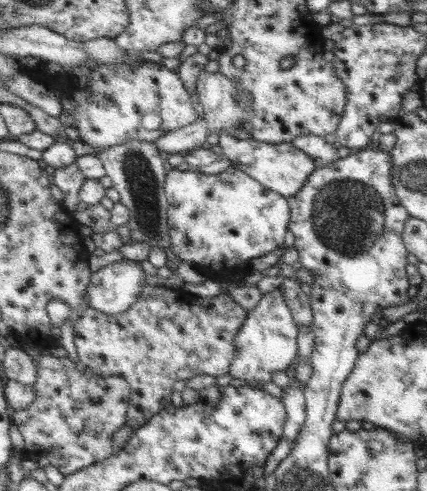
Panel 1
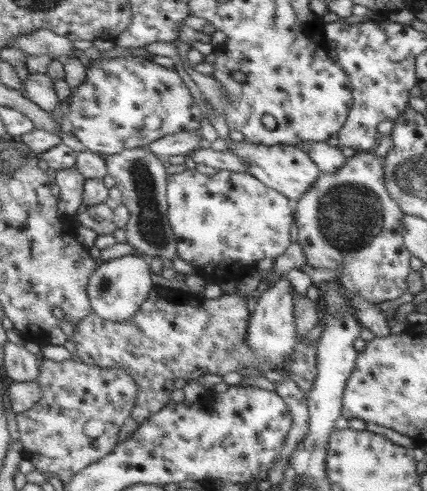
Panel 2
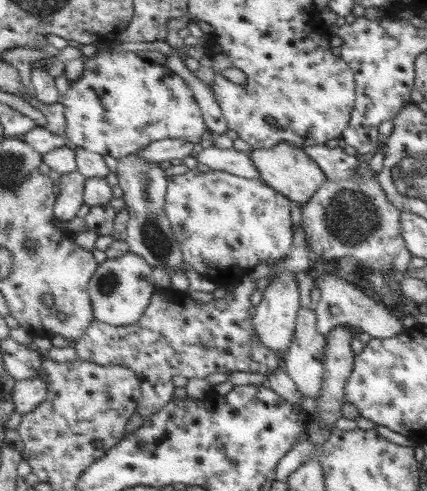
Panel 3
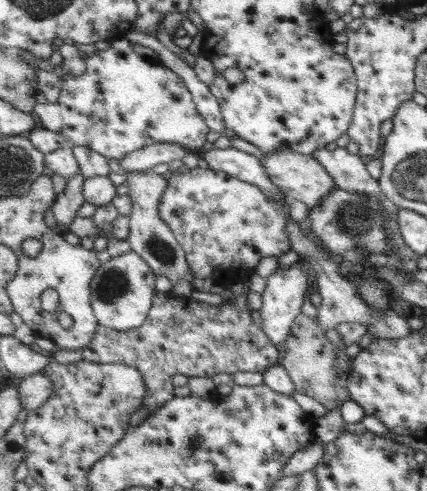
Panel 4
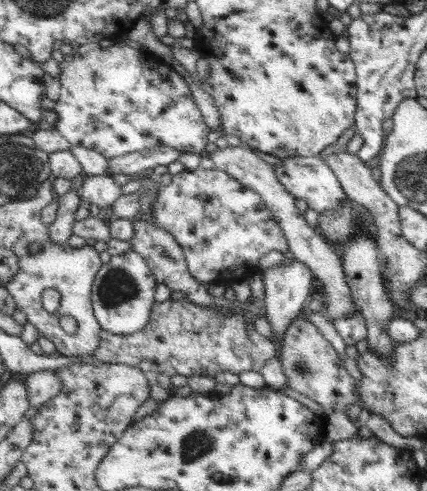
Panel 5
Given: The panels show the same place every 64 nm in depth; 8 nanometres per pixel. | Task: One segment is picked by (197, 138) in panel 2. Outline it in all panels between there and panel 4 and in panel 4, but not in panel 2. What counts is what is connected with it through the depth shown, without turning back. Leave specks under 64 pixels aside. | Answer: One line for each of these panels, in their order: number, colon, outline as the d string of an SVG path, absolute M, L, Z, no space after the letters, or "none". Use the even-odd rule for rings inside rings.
3: M161 140L149 144L145 150L139 152L143 160L149 160L151 164L161 164L161 162L171 162L171 160L185 160L187 156L195 158L201 152L201 144L195 146L185 140Z
4: M153 144L145 150L139 150L137 154L129 154L129 158L123 158L119 164L125 172L149 172L157 164L169 164L173 160L183 160L185 154L195 154L191 150L185 150L179 144Z

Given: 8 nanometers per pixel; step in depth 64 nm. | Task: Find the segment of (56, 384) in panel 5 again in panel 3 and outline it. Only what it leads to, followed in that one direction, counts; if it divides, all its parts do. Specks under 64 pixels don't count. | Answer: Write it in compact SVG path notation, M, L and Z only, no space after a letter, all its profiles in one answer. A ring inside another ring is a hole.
M41 376L15 382L13 400L15 400L17 412L21 416L37 410L43 402L47 402L47 398L49 398L49 390L47 390L47 384Z

